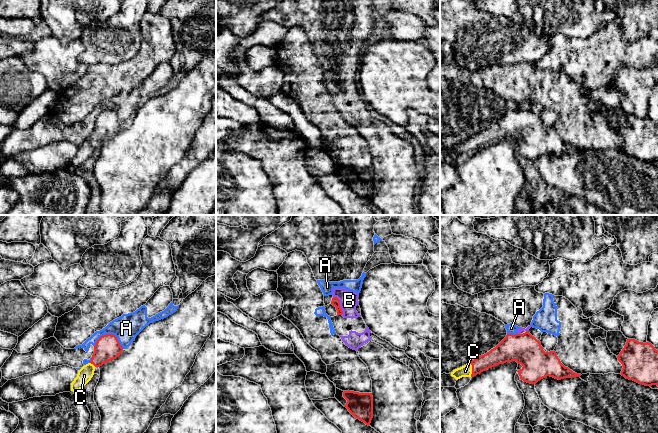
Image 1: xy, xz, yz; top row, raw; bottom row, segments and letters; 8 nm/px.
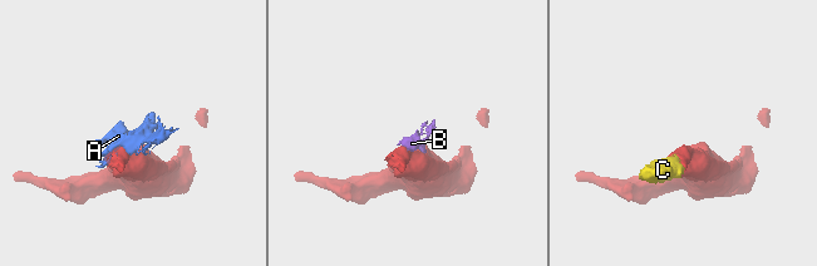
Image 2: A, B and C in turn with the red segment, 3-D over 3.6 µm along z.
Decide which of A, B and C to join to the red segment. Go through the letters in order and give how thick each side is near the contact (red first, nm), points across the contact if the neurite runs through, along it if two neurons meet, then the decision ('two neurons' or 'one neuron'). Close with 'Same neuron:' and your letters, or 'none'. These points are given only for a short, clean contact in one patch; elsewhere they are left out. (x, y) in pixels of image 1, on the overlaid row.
A: 200/200 nm | along xy (94, 344), (101, 336), (113, 334), (123, 348) | two neurons
B: 70/140 nm | along xz (333, 296), (339, 300), (342, 314) | two neurons
C: 140/100 nm | across yz (499, 355), (472, 369), (465, 371) | one neuron
Same neuron: C

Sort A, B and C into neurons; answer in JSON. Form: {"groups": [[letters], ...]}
{"groups": [["A", "B"], ["C"]]}

